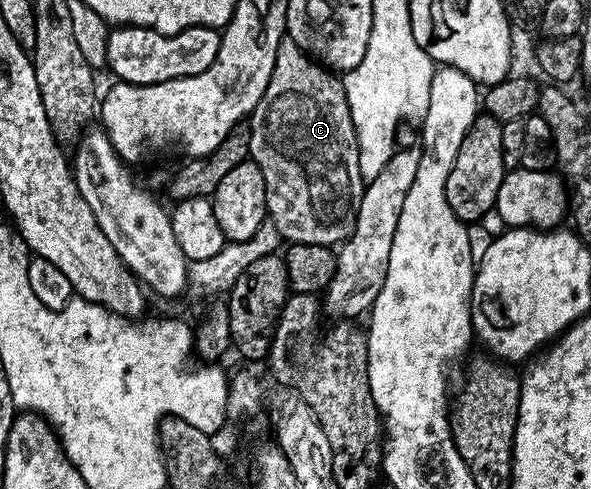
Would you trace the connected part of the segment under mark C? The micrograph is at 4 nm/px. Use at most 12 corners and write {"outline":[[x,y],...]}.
{"outline":[[294,41],[246,127],[270,224],[343,244],[366,183],[343,79]]}

